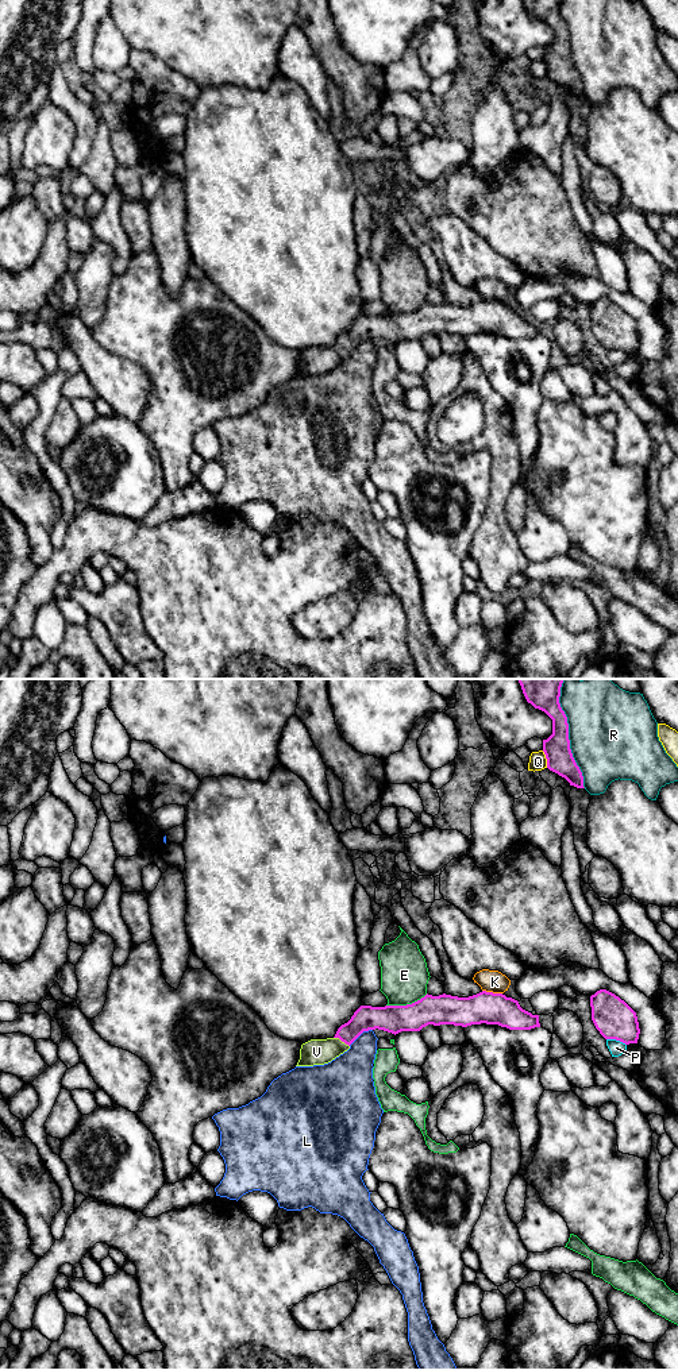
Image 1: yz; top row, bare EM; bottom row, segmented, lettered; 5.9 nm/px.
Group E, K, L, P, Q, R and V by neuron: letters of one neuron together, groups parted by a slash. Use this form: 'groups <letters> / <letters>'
groups E / K / L / P / Q / R / V

